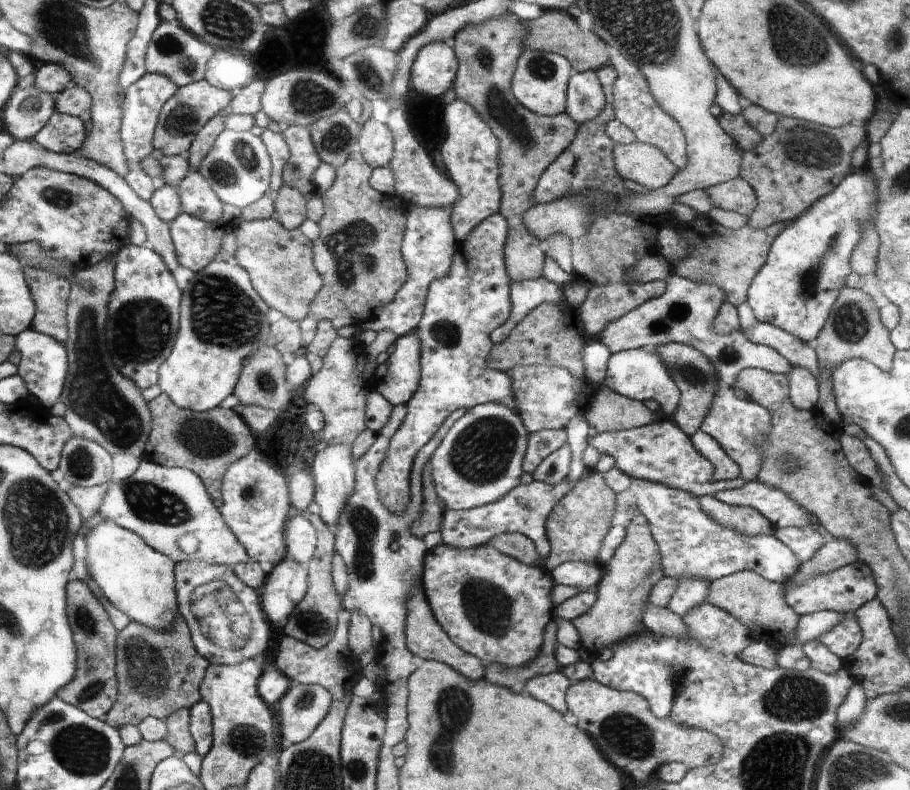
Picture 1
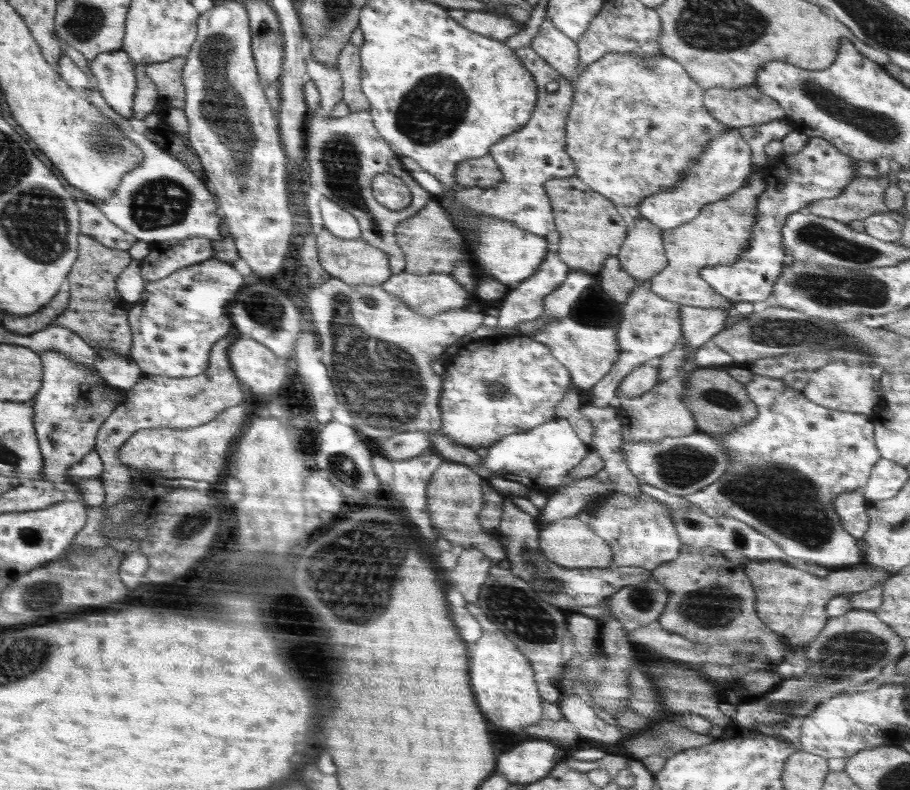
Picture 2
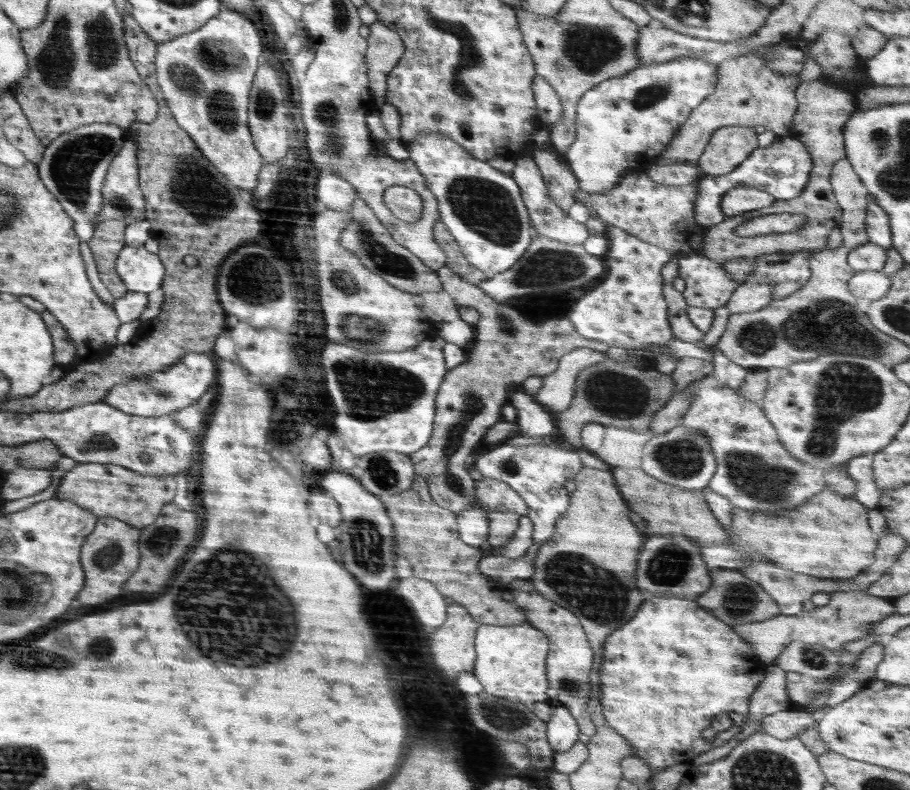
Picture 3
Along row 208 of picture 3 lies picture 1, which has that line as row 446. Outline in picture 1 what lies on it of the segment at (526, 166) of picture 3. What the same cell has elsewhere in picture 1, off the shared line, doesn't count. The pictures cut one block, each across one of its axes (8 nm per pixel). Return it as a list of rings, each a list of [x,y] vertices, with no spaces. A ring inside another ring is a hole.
[[[542,429],[530,435],[523,458],[523,472],[532,474],[546,456],[566,443],[565,429]]]

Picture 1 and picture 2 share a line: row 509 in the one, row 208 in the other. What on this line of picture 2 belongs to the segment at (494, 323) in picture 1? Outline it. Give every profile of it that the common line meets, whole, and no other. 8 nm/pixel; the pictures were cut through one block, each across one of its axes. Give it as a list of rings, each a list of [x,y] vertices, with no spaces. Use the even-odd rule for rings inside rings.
[[[393,174],[374,175],[371,186],[372,197],[390,210],[404,210],[412,201],[411,190]]]

